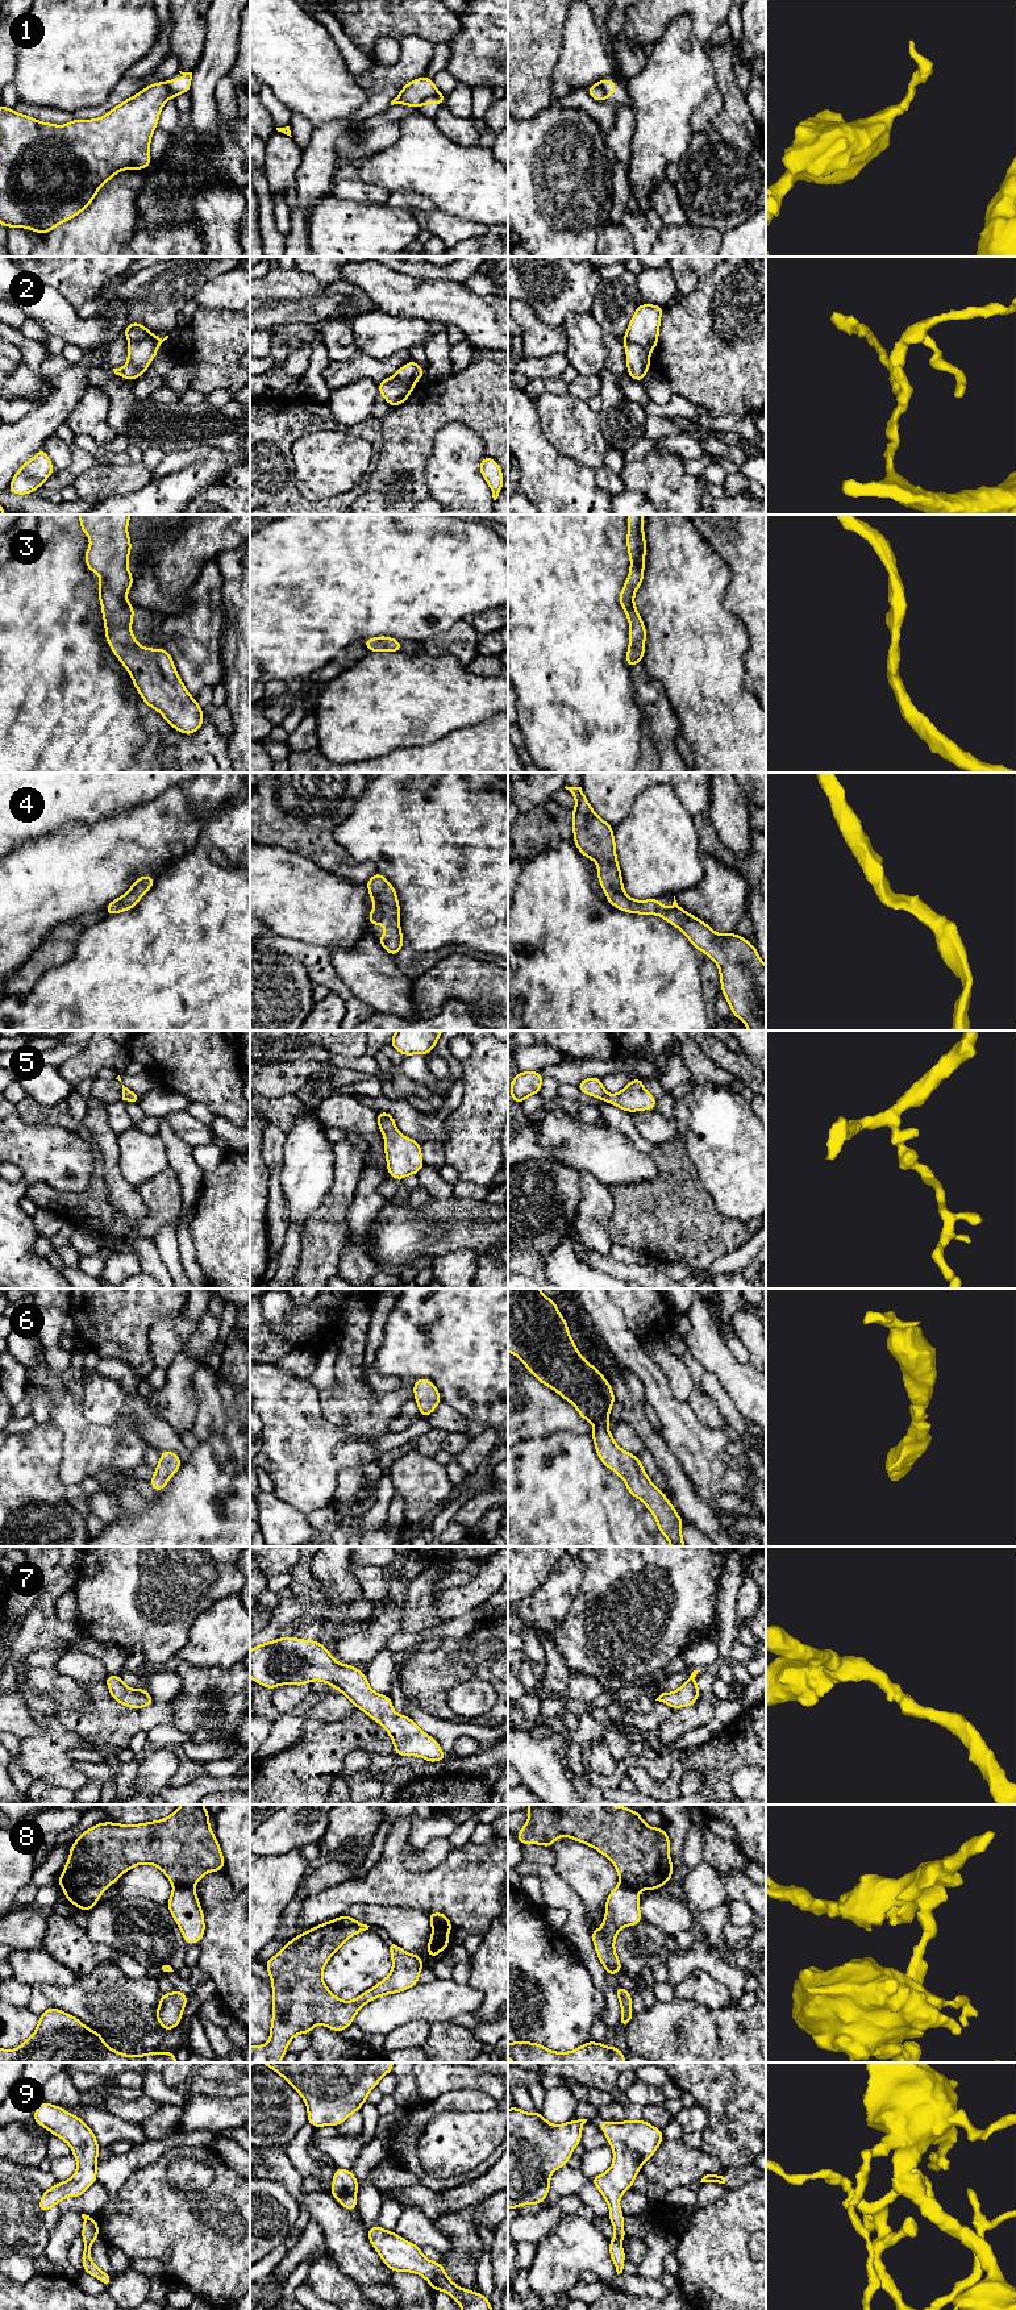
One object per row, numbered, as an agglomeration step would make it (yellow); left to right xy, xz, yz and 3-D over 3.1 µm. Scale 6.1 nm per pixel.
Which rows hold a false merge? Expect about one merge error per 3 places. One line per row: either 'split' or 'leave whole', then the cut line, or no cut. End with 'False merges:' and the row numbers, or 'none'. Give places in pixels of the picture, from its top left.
1: split; cut xz (437, 92), (428, 96), (420, 104)
2: split; cut yz (624, 337), (637, 342), (648, 353)
3: leave whole; cut none
4: leave whole; cut none
5: leave whole; cut none
6: leave whole; cut none
7: leave whole; cut none
8: split; cut xy (174, 1885), (190, 1885), (192, 1888)
9: leave whole; cut none
False merges: 1, 2, 8

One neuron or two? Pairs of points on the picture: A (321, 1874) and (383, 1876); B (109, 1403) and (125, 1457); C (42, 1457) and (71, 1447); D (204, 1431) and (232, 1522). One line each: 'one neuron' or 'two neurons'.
A: two neurons
B: two neurons
C: two neurons
D: two neurons

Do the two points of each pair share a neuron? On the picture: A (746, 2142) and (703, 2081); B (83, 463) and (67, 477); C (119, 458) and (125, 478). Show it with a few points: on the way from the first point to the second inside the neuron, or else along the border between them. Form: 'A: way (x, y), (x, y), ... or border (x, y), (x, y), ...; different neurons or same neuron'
A: way (736, 2127), (736, 2114), (717, 2096); same neuron
B: way (79, 465), (71, 473); same neuron
C: border (130, 462), (124, 465), (108, 463); different neurons

